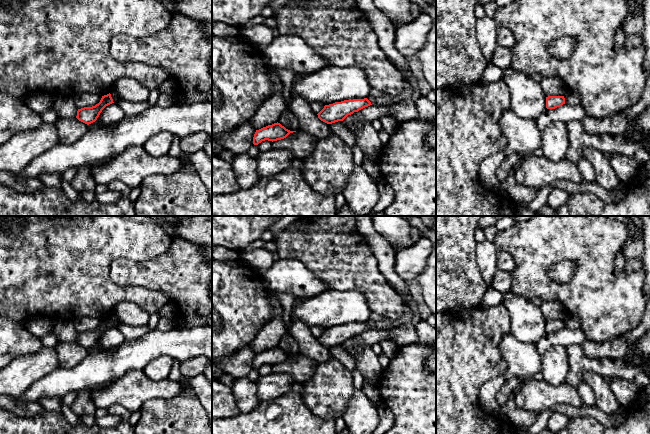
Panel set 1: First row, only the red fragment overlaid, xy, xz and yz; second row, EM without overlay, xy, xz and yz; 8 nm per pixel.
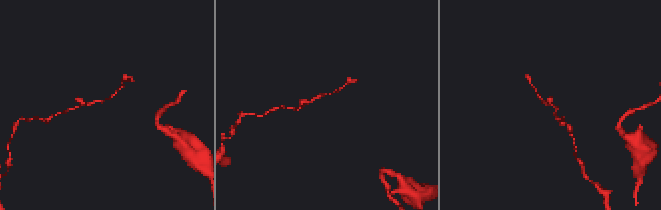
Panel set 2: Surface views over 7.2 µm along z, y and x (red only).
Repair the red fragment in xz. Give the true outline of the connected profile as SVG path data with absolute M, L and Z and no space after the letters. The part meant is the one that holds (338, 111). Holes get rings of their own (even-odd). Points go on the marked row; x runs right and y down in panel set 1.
M367 98L344 100L325 105L317 115L321 121L327 124L332 124L338 121L343 121L348 115L358 112L370 105L372 104Z

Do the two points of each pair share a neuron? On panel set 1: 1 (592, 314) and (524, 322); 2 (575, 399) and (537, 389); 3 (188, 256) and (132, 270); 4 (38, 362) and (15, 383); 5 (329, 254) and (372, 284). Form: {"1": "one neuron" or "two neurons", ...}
{"1": "two neurons", "2": "one neuron", "3": "one neuron", "4": "one neuron", "5": "one neuron"}

